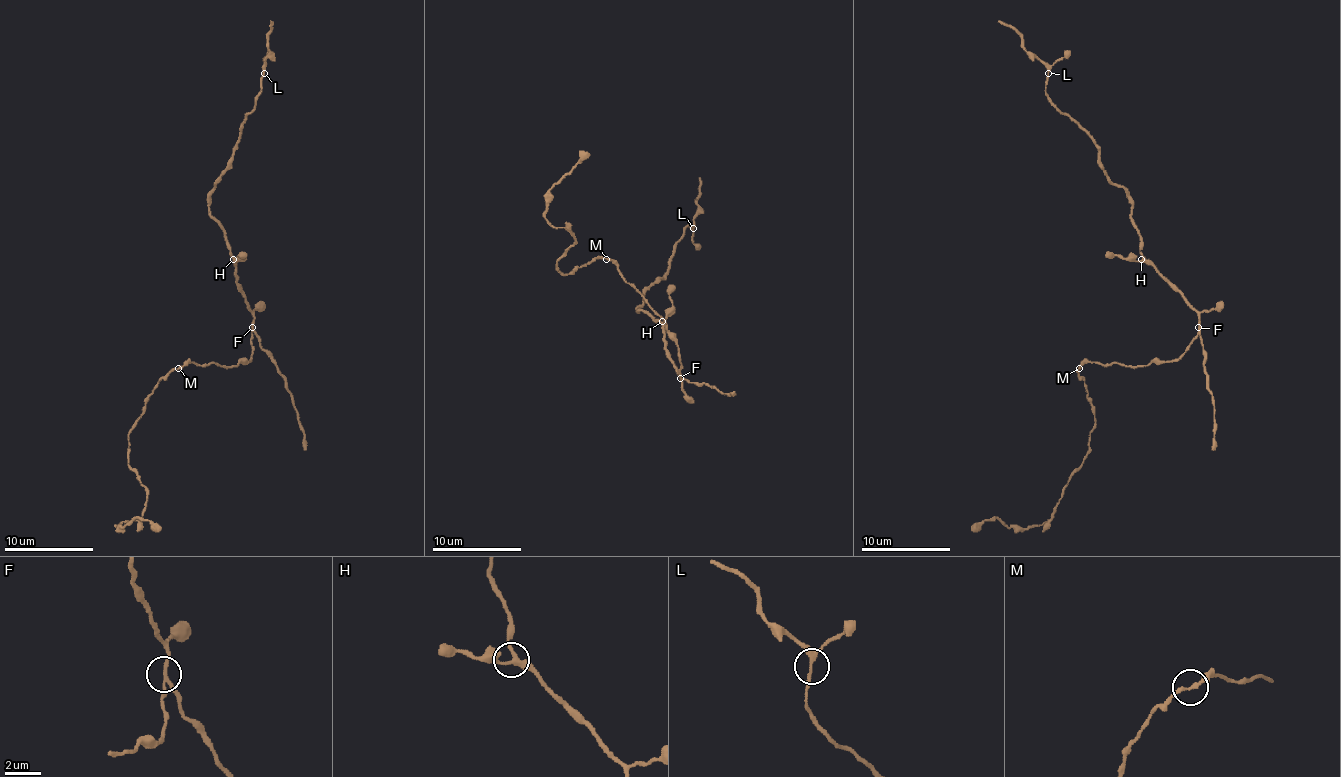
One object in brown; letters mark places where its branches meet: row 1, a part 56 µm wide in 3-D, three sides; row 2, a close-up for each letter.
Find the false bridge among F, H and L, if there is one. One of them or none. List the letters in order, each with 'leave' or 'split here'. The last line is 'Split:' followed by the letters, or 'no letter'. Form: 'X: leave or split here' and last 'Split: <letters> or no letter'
F: split here
H: leave
L: leave
Split: F

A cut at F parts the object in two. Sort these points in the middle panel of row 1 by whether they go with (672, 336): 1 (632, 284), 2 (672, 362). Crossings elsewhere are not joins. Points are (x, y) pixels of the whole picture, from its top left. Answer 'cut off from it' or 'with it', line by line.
1: with it
2: cut off from it

